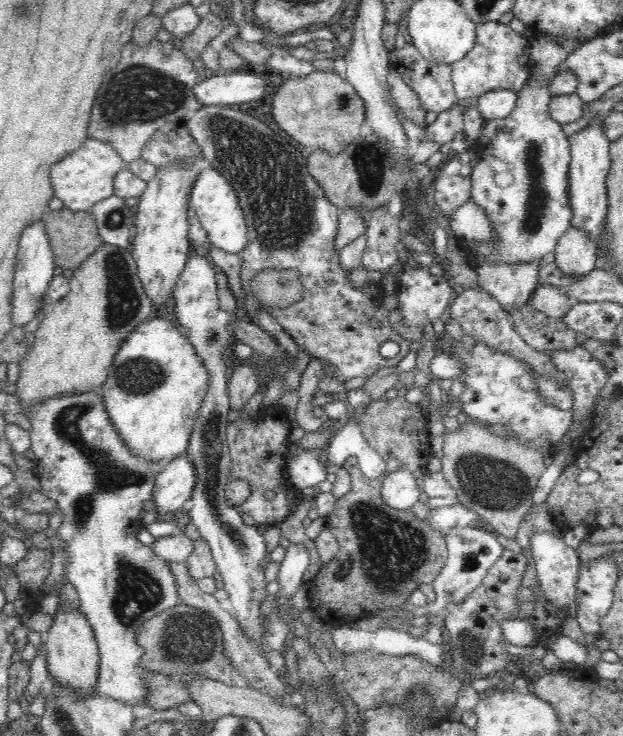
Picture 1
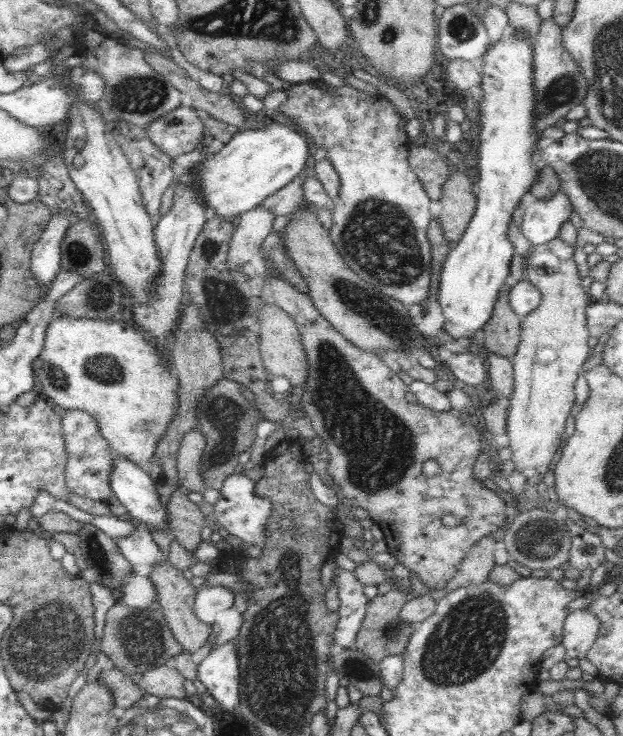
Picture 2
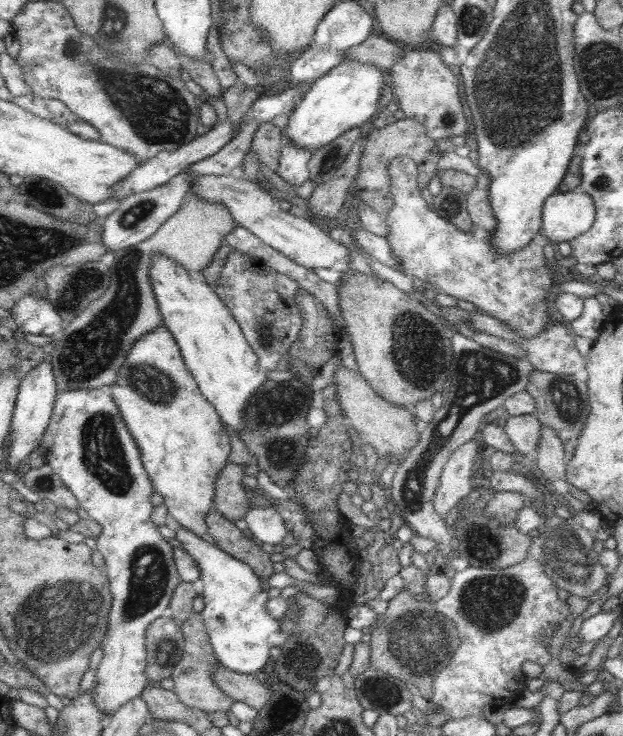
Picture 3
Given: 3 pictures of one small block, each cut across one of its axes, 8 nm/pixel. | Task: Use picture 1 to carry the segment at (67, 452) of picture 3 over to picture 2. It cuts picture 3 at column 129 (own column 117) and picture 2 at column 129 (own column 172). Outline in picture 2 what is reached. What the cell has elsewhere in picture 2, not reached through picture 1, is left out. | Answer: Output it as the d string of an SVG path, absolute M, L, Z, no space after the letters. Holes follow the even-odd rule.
M131 572L123 578L120 592L122 592L122 596L120 596L119 602L136 611L145 609L148 604L152 609L156 609L157 592L149 576Z

